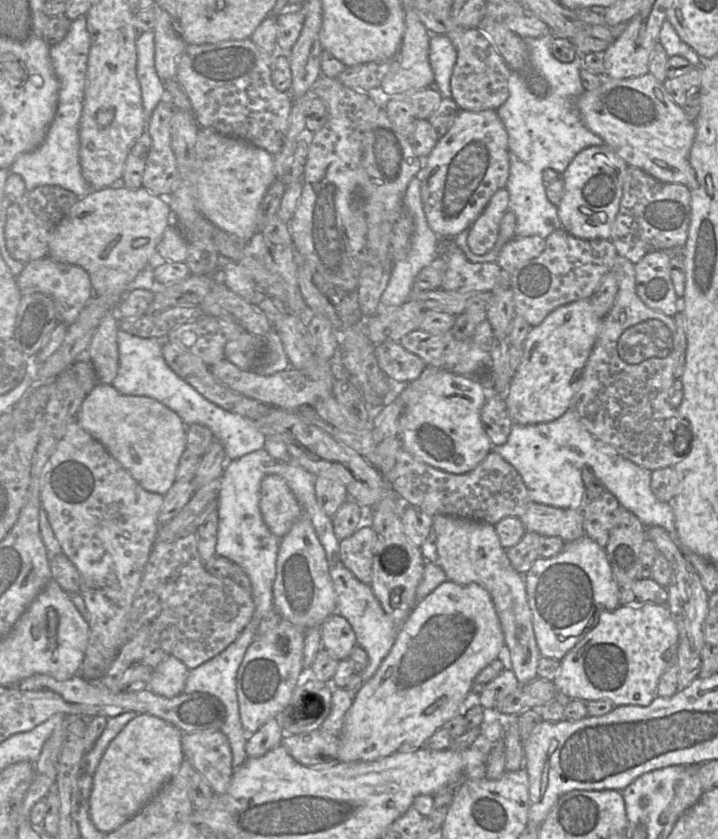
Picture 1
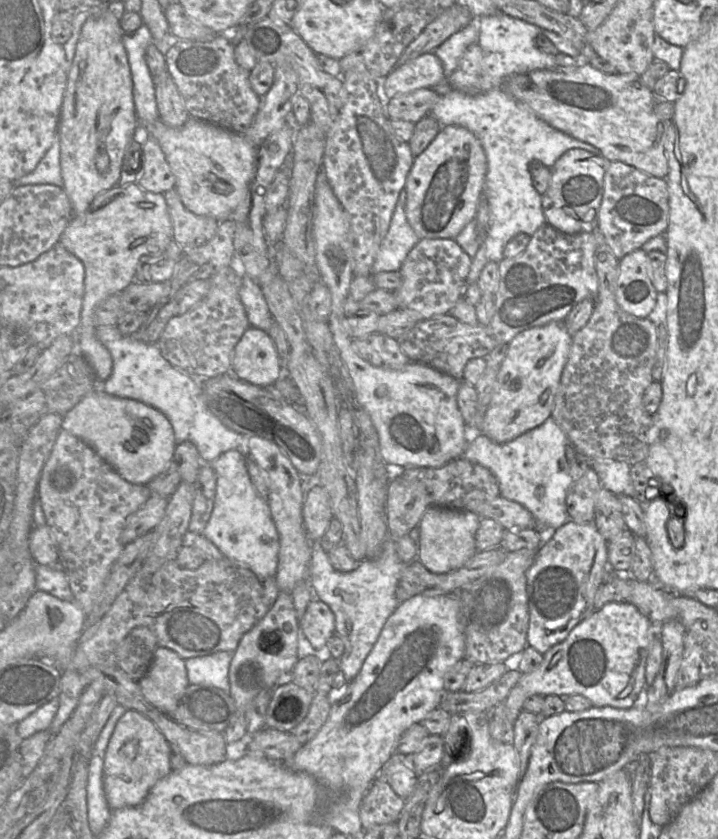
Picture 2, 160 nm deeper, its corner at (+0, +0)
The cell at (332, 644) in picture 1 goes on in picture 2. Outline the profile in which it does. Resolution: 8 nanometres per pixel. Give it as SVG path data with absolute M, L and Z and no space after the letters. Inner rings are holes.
M313 598L299 621L299 628L314 651L325 656L326 643L335 635L335 615L325 603Z

